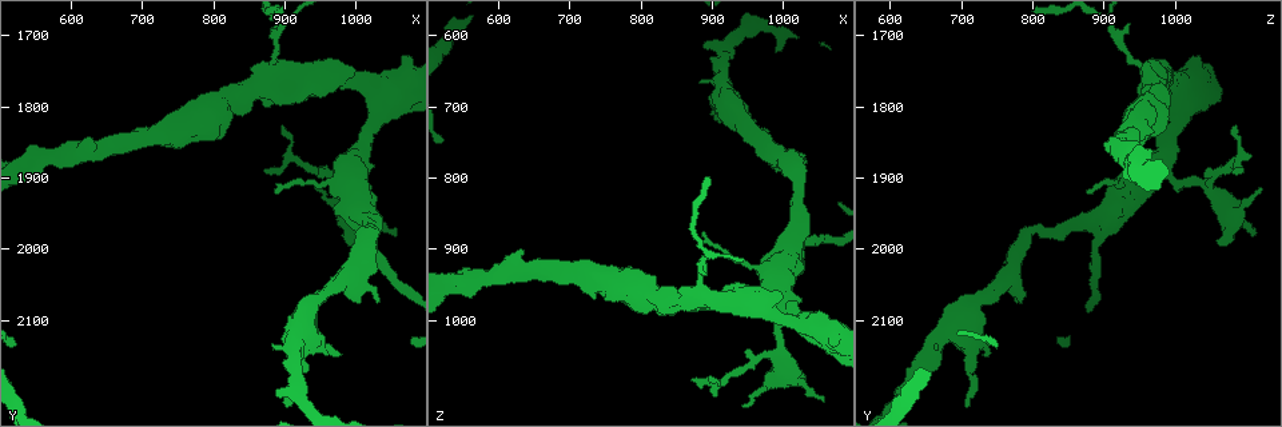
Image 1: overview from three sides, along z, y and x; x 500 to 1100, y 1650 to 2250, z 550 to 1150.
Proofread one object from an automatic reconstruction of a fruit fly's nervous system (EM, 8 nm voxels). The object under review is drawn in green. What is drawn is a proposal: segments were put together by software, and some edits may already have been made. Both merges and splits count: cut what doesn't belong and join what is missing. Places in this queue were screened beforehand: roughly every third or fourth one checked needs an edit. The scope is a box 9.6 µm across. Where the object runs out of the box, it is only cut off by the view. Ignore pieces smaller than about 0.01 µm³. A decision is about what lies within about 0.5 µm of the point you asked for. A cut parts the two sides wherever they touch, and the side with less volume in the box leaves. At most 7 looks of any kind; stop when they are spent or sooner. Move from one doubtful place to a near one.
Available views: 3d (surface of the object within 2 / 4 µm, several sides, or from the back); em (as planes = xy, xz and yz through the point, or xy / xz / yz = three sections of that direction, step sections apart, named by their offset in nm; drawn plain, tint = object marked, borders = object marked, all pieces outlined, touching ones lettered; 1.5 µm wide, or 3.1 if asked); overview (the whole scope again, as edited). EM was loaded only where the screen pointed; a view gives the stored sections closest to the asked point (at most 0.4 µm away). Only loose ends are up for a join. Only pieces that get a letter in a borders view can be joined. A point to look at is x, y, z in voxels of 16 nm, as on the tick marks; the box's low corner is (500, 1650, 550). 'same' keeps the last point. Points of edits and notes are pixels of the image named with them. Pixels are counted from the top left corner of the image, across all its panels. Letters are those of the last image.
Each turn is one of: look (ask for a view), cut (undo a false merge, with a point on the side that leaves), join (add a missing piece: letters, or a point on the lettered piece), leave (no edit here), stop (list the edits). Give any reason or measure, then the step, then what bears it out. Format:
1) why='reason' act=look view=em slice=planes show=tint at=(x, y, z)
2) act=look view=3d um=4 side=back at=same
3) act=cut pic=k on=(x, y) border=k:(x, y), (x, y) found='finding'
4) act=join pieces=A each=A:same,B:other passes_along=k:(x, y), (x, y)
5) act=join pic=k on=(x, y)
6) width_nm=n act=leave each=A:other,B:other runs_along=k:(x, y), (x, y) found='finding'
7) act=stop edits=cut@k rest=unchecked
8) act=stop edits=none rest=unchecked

why='calibre changes' act=look view=em slice=planes show=borders at=(910, 2135, 660)

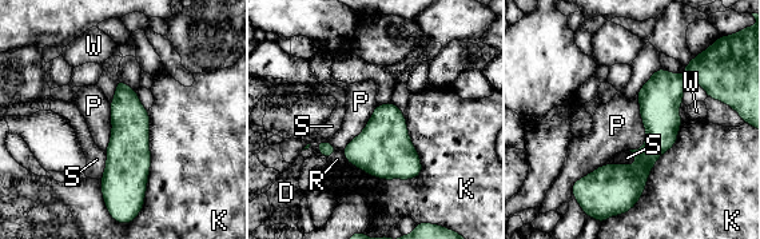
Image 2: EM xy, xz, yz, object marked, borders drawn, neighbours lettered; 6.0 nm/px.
width_nm=240 act=leave each=D:other,K:other,P:other,R:other,S:other,W:other runs_along=2:(699, 59), (661, 99), (635, 198) found='one neuron here'

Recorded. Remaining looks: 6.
why='sharp bend' act=look view=3d um=4 at=(1015, 1970, 800)

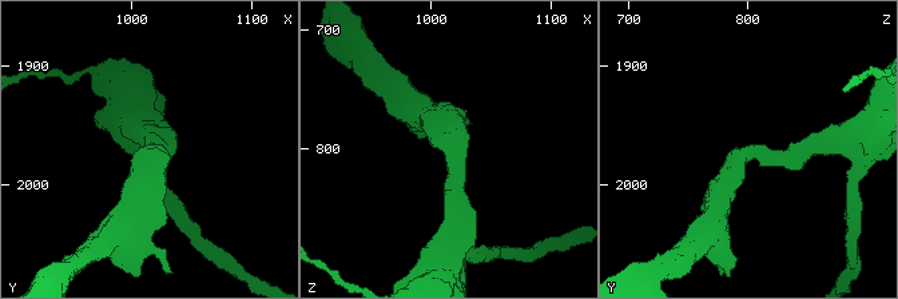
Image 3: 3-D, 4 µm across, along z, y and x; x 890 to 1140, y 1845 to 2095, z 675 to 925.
arm_widths_nm=240,380 why='need the tissue' act=look view=em slice=planes show=borders at=(1018, 1970, 802)

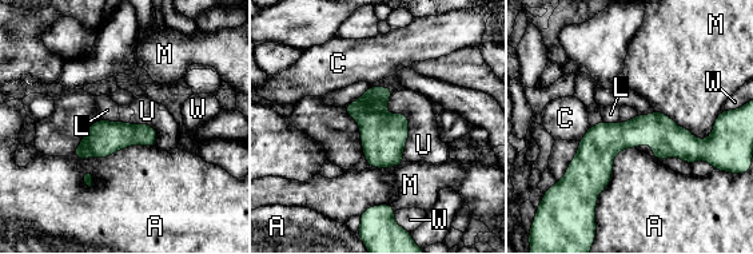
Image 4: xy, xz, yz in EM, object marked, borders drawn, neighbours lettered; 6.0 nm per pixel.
act=leave each=A:other,C:other,L:other,M:other,U:other,W:other runs_along=4:(713, 141), (621, 135), (570, 173) found='continuous, no second neuron'

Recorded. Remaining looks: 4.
why='branch stops here' act=look view=3d um=2 at=(1055, 1975, 1115)

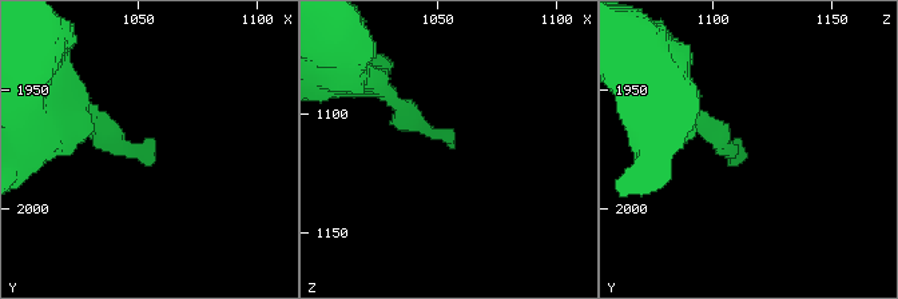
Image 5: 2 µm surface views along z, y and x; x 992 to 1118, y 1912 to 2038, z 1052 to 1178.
act=look view=em slice=planes show=borders at=(1055, 1978, 1113)

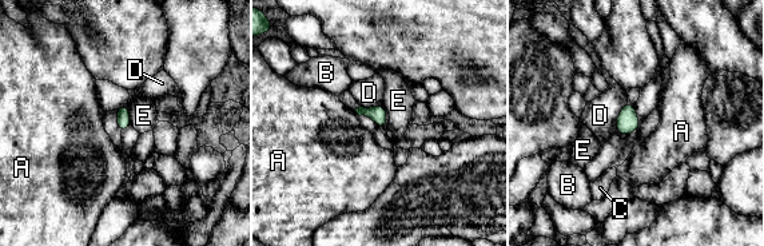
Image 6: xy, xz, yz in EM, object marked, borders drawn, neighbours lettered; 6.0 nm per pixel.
act=leave each=A:other,B:other,C:other,D:other,E:other border=6:(127, 106), (131, 125) found='none of them fits'

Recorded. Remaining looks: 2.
act=stop edits=none rest=unchecked

